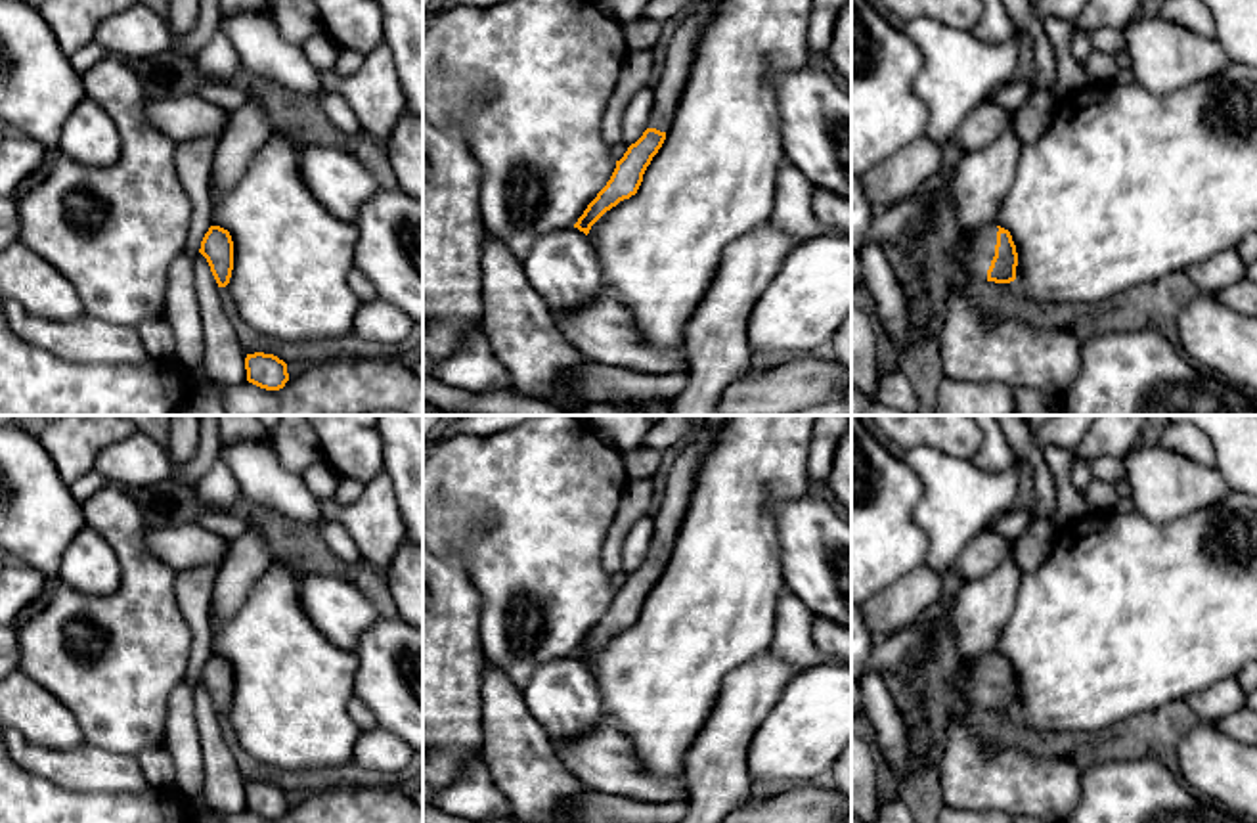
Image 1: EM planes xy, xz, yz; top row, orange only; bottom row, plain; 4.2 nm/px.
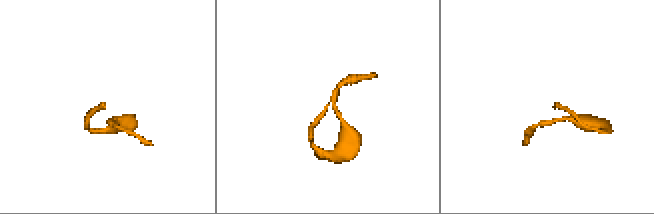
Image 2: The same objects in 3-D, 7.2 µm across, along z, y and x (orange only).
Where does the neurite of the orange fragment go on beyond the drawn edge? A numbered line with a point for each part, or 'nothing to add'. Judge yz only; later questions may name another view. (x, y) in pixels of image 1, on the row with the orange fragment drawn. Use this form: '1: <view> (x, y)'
1: yz (974, 251)

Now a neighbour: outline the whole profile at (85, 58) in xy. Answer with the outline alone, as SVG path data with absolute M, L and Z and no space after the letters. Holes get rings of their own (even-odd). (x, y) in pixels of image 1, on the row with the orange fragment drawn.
M92 40L84 48L71 54L69 61L78 75L84 75L90 67L94 67L105 56L107 56L105 50Z

